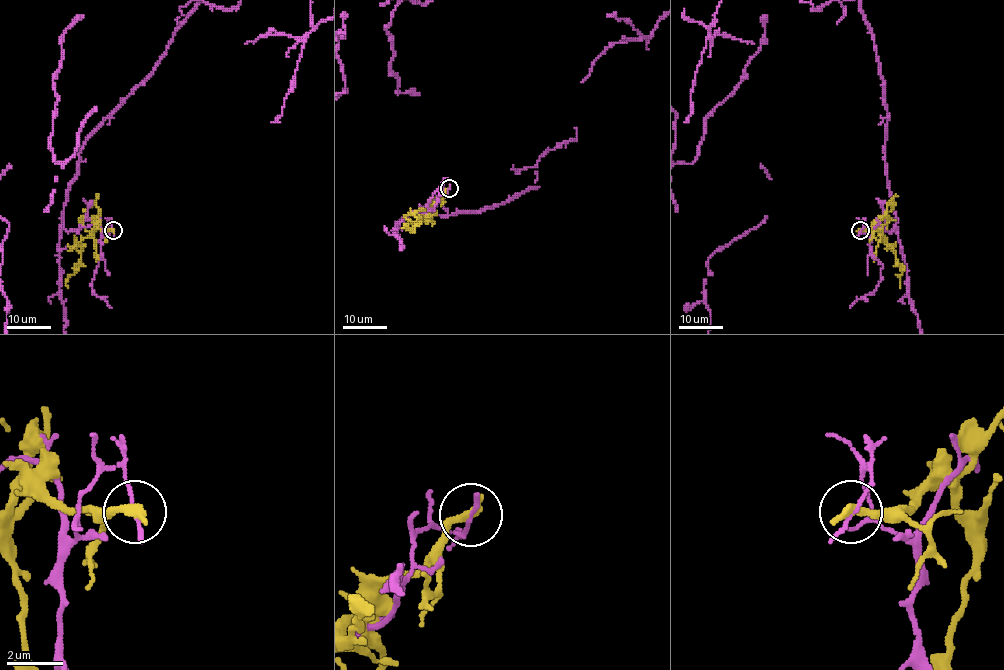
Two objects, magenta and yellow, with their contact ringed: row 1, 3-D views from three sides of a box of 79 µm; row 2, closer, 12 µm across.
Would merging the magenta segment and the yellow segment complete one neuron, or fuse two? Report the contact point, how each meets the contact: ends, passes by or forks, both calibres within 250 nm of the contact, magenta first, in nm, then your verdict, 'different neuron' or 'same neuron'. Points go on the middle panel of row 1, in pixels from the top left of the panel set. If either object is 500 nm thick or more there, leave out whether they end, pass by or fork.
at (449, 188); magenta passes by; yellow ends there; 100 nm thick on the magenta side, 360 nm on the other; different neuron

